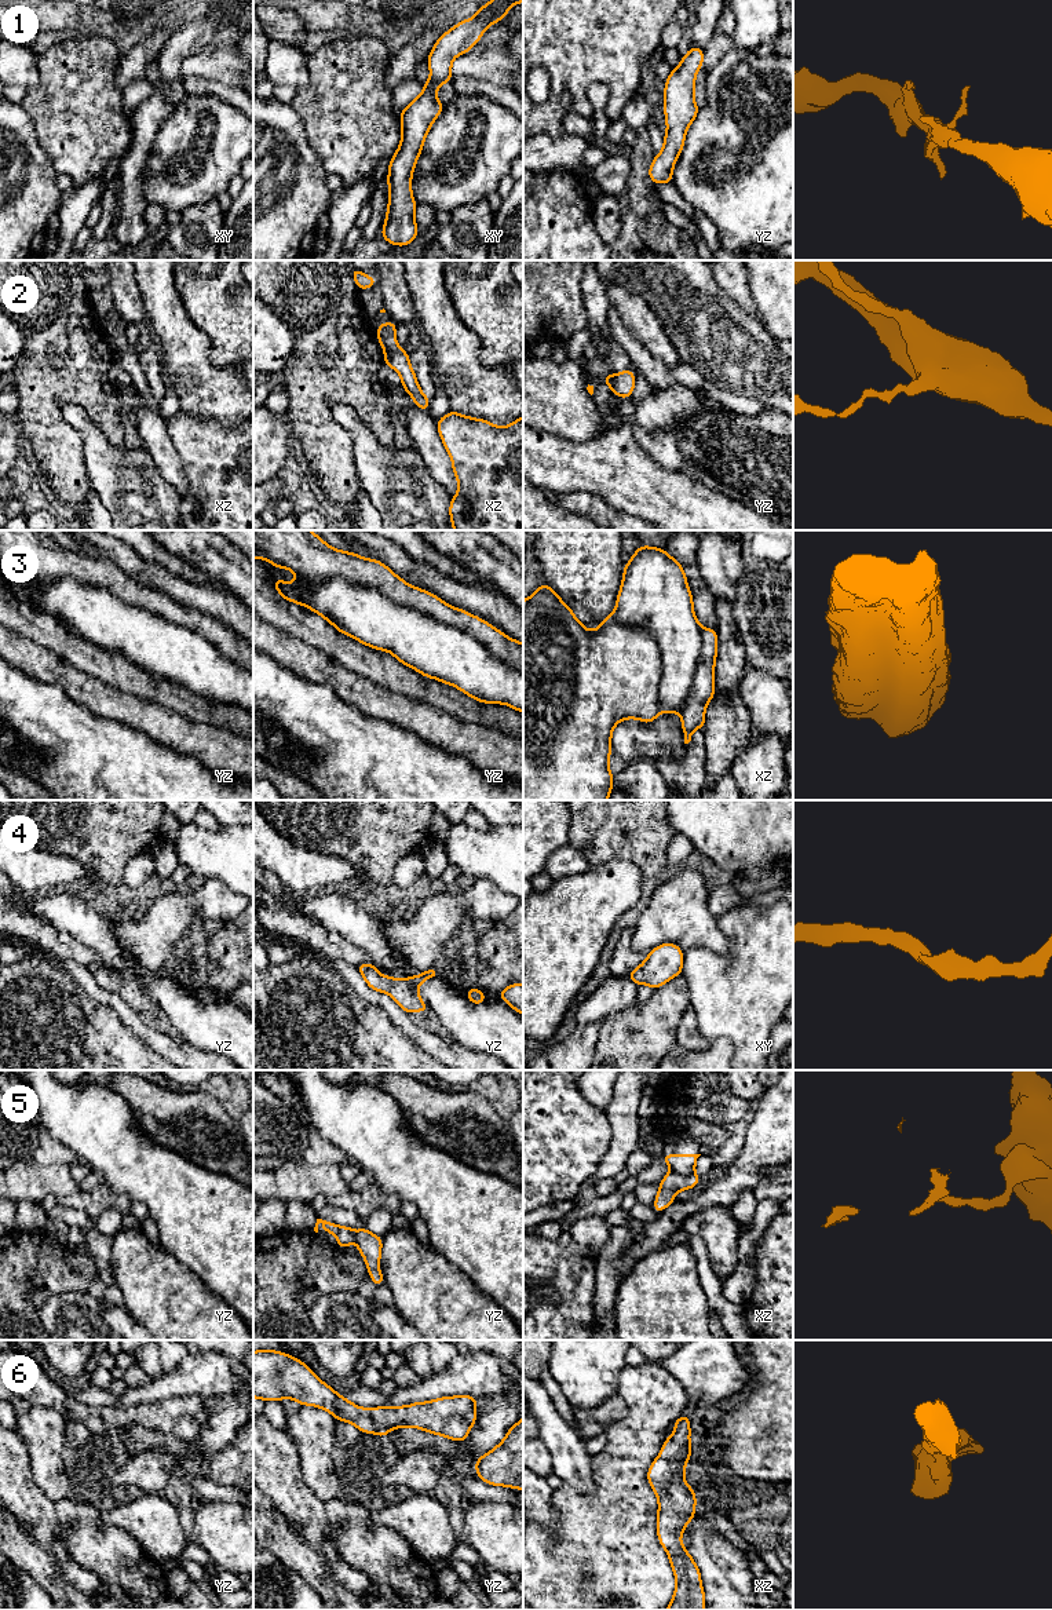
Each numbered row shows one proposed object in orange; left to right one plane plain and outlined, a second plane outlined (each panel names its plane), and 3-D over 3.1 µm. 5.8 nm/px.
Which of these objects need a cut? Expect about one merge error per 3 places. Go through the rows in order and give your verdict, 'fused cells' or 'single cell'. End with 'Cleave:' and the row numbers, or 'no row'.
1: single cell
2: fused cells
3: fused cells
4: single cell
5: fused cells
6: single cell
Cleave: 2, 3, 5

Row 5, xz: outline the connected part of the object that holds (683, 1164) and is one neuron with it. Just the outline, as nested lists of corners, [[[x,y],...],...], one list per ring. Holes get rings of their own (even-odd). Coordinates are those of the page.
[[[662,1154],[662,1160],[669,1165],[671,1171],[688,1176],[694,1173],[697,1158],[701,1154]]]

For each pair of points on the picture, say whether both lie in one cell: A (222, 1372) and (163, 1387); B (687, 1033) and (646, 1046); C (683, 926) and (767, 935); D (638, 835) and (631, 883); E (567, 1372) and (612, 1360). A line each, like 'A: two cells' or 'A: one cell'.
A: one cell
B: two cells
C: two cells
D: two cells
E: one cell

